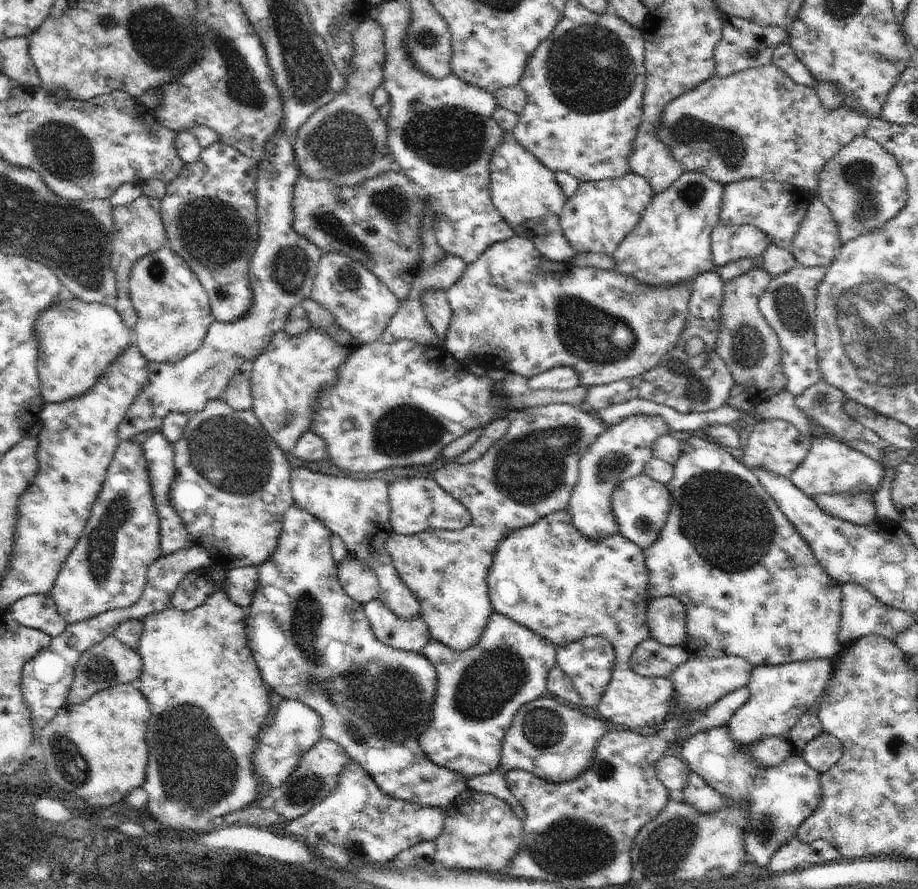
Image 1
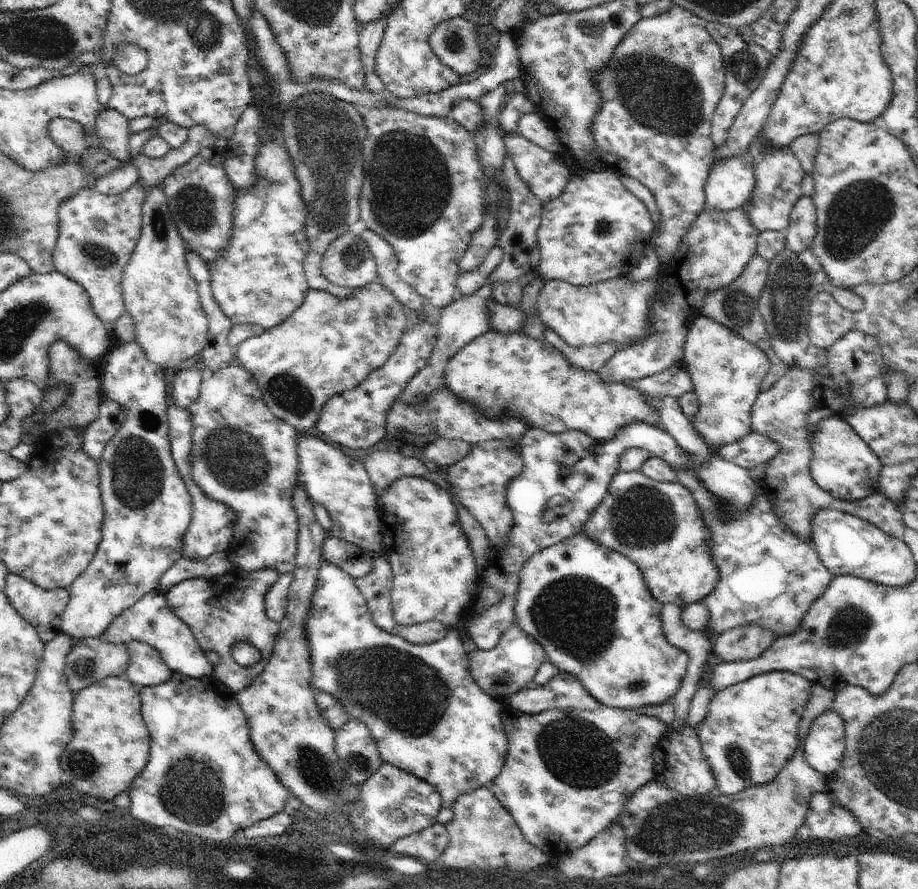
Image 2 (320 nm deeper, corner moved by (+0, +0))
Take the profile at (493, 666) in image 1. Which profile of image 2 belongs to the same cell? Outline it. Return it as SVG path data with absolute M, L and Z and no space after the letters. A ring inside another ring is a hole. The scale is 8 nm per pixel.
M517 624L510 627L490 650L482 651L480 649L473 653L467 653L471 664L469 669L475 681L485 690L493 699L500 698L502 701L507 695L518 692L524 688L528 682L532 682L537 670L546 660L543 646L534 640L529 634L526 634Z

